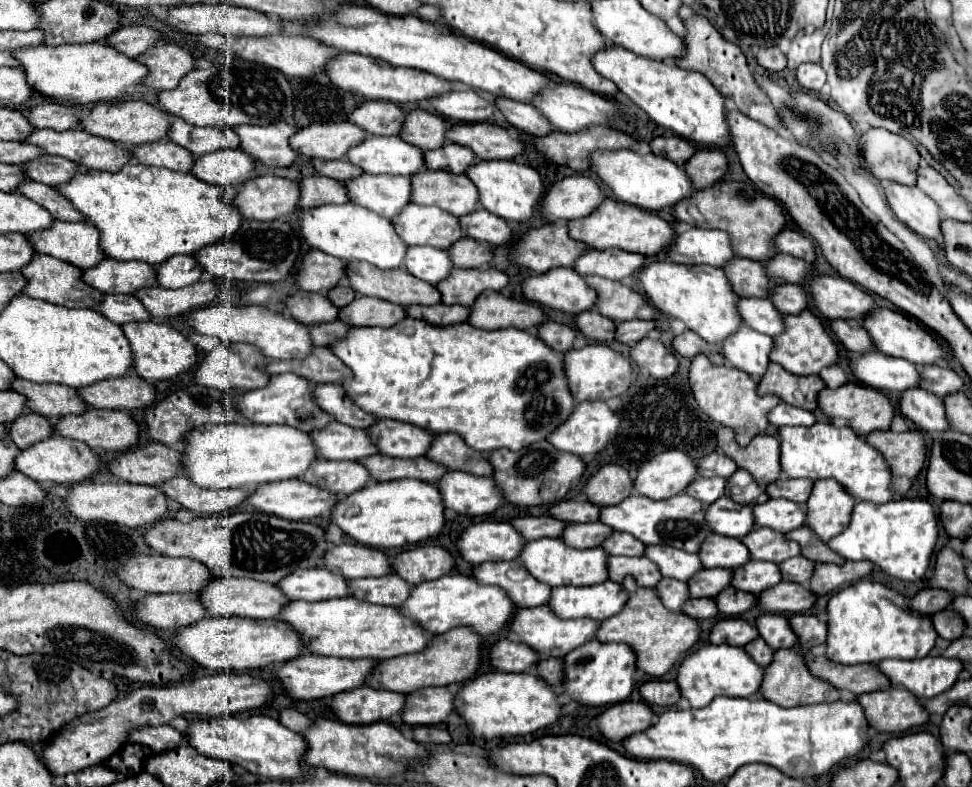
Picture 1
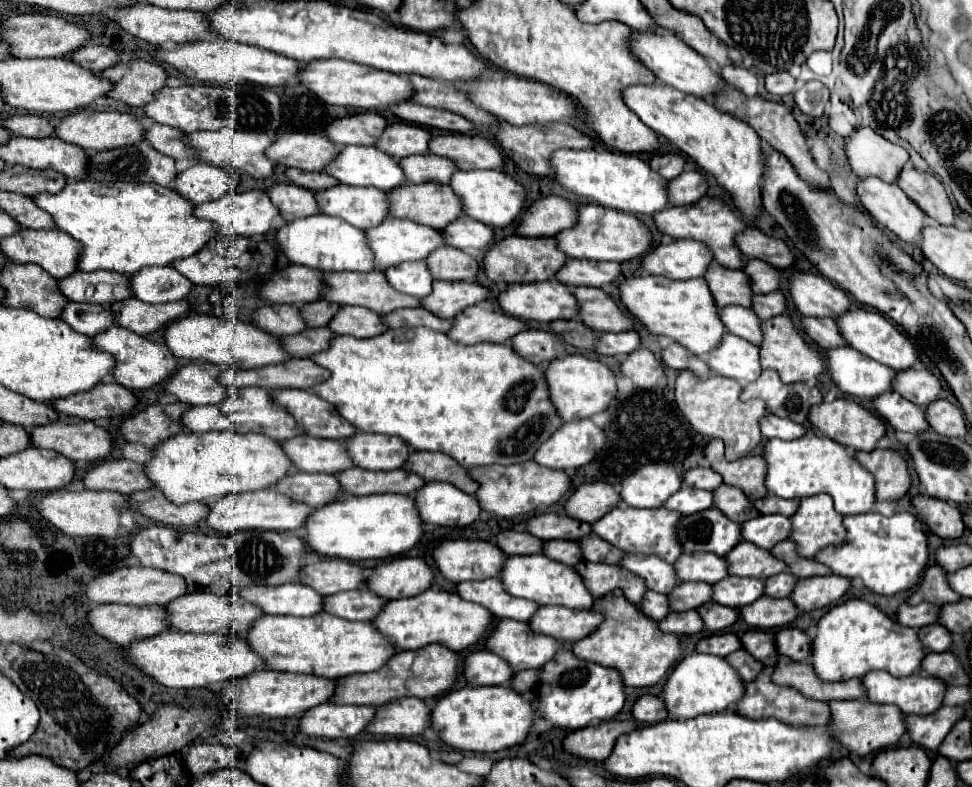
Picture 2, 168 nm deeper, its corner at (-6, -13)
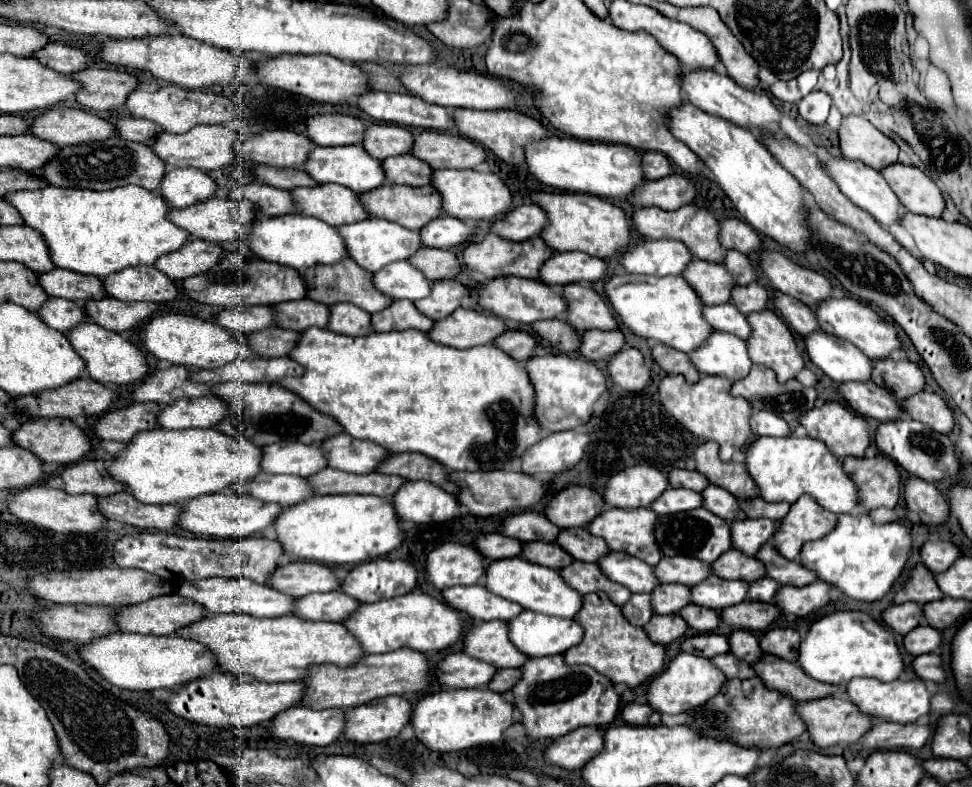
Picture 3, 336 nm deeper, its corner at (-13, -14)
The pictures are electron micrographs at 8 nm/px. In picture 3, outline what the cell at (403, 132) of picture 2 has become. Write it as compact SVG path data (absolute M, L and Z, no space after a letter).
M366 123L362 147L378 161L384 161L392 155L404 155L412 149L412 133L404 127L382 125L382 123Z

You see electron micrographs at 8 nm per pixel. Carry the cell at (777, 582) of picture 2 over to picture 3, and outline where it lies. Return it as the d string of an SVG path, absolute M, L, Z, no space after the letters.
M768 577L758 579L756 583L750 583L750 587L748 587L748 599L768 603L768 601L774 599L778 587L780 587L780 585L778 585L774 579L768 579Z

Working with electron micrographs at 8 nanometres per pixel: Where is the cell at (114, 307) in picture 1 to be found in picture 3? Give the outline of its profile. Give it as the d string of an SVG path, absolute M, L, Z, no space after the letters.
M48 297L36 315L42 319L42 323L62 333L76 327L82 321L88 321L88 317L84 317L82 305L78 305L76 301L56 297Z

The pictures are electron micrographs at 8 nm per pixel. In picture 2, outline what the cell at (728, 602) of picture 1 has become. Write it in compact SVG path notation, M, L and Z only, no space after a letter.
M707 602L707 606L699 606L697 612L701 614L709 632L723 632L739 620L737 610L729 610L729 606L717 606L717 602Z

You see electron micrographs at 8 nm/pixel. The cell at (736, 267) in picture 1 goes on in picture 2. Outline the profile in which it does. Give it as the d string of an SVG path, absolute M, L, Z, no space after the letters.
M713 262L705 274L705 280L709 284L709 290L713 292L713 298L719 308L725 306L751 306L753 290L749 278L745 278L743 270L729 270L721 266L719 262Z

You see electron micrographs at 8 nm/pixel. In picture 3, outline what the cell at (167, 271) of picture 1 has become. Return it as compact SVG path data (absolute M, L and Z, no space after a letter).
M128 267L120 275L108 275L102 279L106 295L120 301L172 301L178 295L178 289L172 279L154 267Z

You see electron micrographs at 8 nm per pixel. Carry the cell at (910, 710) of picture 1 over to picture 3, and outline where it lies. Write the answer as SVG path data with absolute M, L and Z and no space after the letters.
M824 697L824 699L796 703L796 713L806 723L806 729L810 733L810 739L812 739L812 743L816 747L856 743L864 735L864 731L868 731L874 725L874 719L872 717L868 717L860 709L856 709L852 705L852 701L840 699L840 697Z

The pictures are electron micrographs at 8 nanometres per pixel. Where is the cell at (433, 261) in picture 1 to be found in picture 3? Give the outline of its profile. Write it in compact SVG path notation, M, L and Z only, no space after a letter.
M408 261L390 263L384 271L374 273L374 287L392 299L422 299L430 295L430 281Z

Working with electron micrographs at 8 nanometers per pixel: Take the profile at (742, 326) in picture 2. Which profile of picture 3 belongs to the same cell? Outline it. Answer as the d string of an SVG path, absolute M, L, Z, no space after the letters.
M722 303L716 307L704 305L702 315L714 331L732 333L740 339L746 339L750 335L750 325L748 325L746 317L732 303Z

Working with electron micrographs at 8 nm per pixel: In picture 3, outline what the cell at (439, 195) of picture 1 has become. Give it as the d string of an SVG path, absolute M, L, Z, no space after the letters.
M386 183L384 187L378 187L376 191L368 191L368 195L360 195L360 203L366 207L368 215L386 219L386 221L394 221L394 223L398 223L406 229L414 229L414 231L424 227L430 219L436 219L438 215L442 215L442 199L440 199L440 195L436 195L436 191L430 185L404 187L404 185Z

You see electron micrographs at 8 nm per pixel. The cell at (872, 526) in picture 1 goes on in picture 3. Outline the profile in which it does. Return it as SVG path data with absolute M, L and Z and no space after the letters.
M868 513L838 515L836 527L824 539L804 543L800 563L814 571L828 585L838 587L846 597L876 601L884 597L900 577L912 549L912 537L900 523L874 523Z

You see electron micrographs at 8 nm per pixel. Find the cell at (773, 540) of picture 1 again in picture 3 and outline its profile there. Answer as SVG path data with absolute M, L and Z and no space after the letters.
M736 549L720 555L720 559L716 559L716 563L712 563L710 567L712 573L722 579L740 579L752 583L764 577L764 565L756 557L748 557Z

